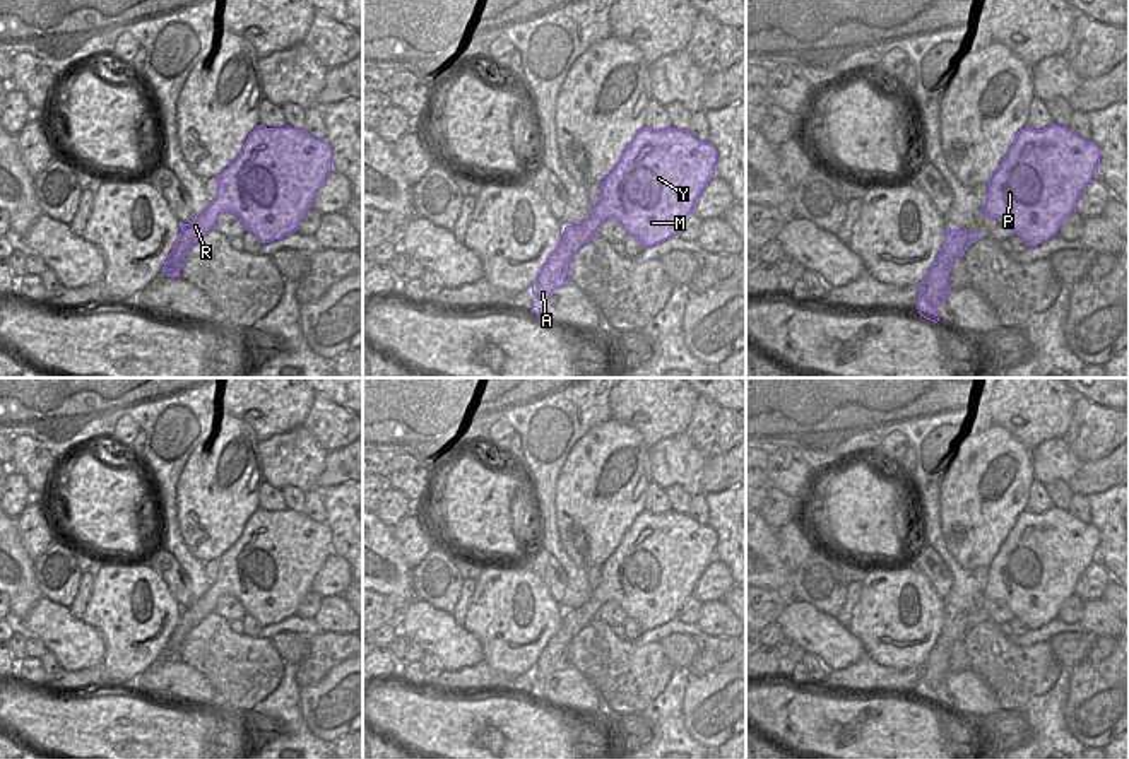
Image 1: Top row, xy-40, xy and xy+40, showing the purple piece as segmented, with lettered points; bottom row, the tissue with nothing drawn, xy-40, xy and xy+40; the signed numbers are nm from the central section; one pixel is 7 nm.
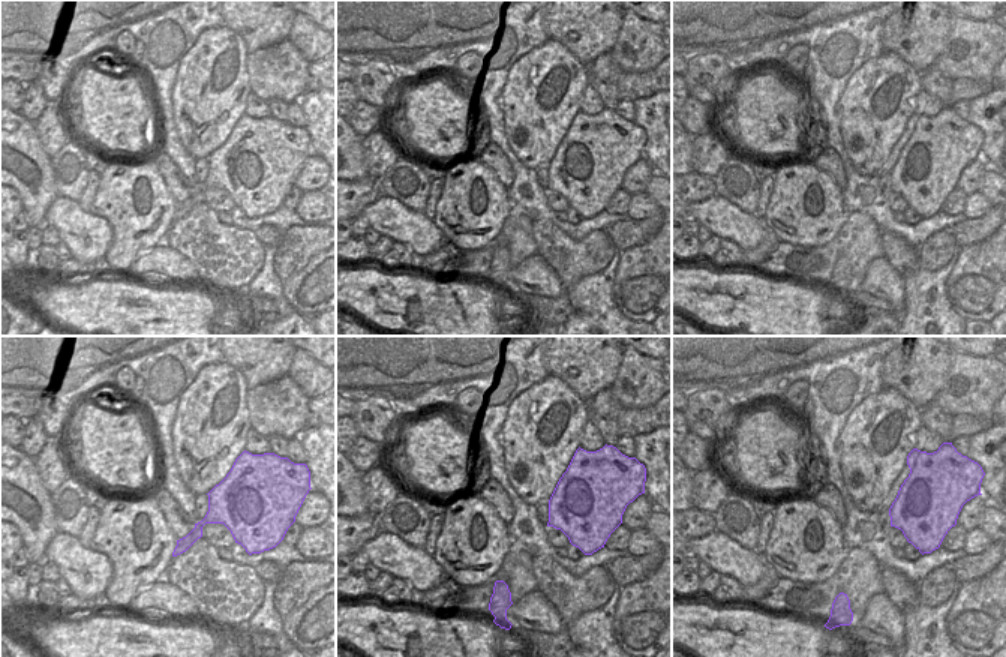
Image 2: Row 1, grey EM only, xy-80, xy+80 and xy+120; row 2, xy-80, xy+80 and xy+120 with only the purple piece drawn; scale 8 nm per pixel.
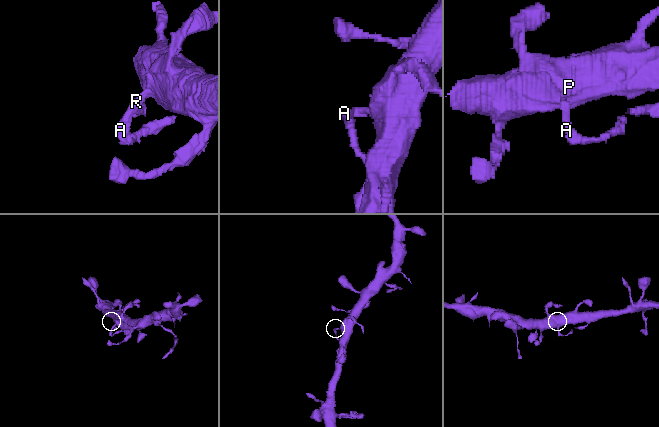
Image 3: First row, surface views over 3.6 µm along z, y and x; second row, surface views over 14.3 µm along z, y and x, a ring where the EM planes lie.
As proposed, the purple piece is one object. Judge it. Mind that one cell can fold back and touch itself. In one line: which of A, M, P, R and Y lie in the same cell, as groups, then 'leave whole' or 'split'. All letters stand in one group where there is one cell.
A M P R Y | leave whole

